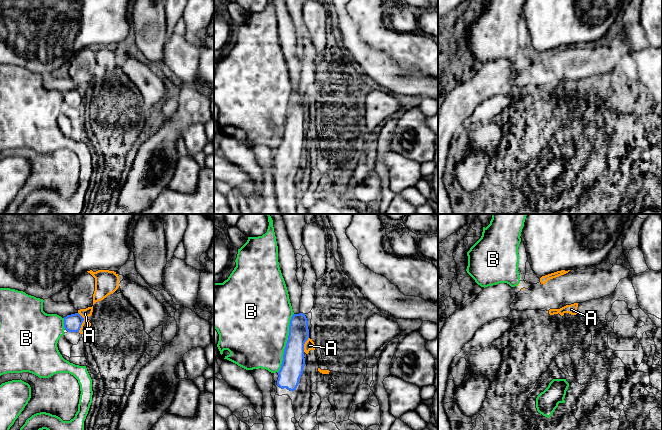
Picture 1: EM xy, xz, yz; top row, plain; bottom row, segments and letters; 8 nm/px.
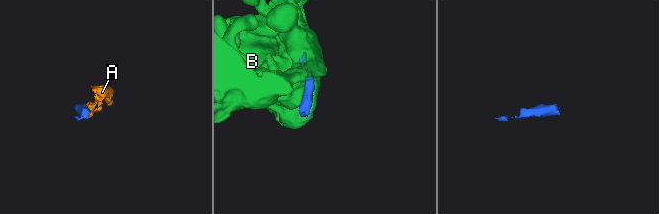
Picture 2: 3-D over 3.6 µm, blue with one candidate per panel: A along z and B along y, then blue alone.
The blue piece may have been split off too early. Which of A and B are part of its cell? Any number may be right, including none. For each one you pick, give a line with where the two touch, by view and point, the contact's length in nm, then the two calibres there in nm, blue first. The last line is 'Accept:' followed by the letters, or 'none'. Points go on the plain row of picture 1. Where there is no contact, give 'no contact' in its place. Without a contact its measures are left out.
Accept: none

